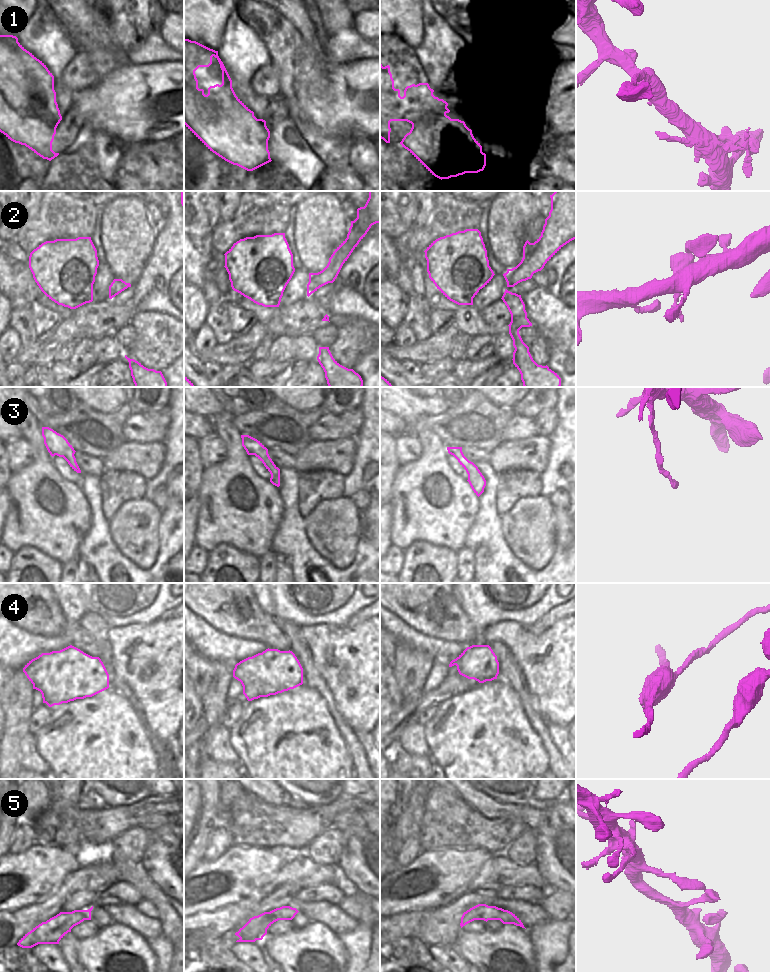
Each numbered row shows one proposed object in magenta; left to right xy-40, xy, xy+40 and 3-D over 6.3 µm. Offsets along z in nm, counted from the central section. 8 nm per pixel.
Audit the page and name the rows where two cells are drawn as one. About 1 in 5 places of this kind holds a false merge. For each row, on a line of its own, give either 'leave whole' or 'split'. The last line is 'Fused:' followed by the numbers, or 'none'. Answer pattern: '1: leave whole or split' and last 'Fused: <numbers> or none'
1: leave whole
2: leave whole
3: leave whole
4: leave whole
5: leave whole
Fused: none

